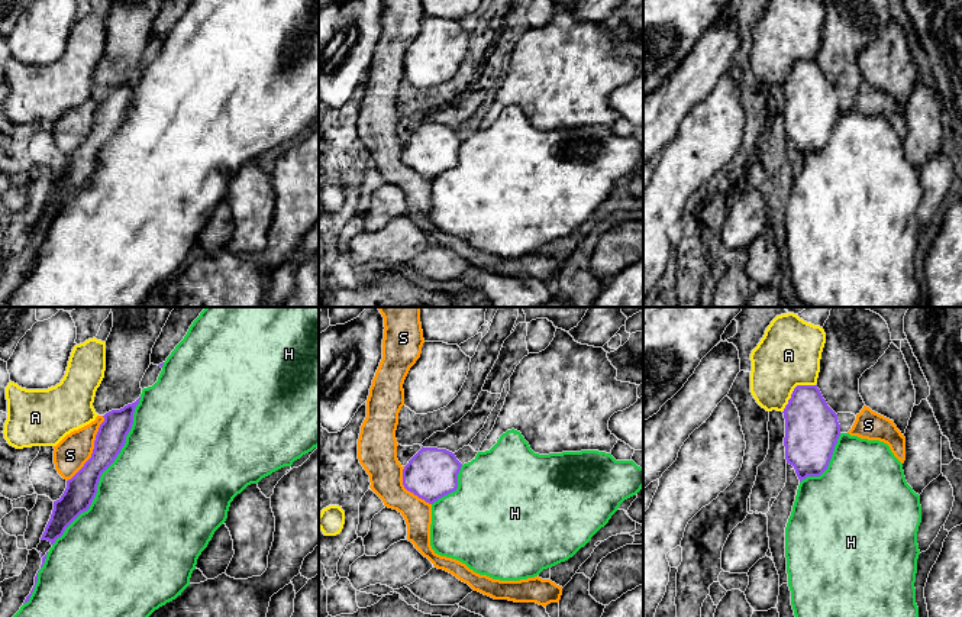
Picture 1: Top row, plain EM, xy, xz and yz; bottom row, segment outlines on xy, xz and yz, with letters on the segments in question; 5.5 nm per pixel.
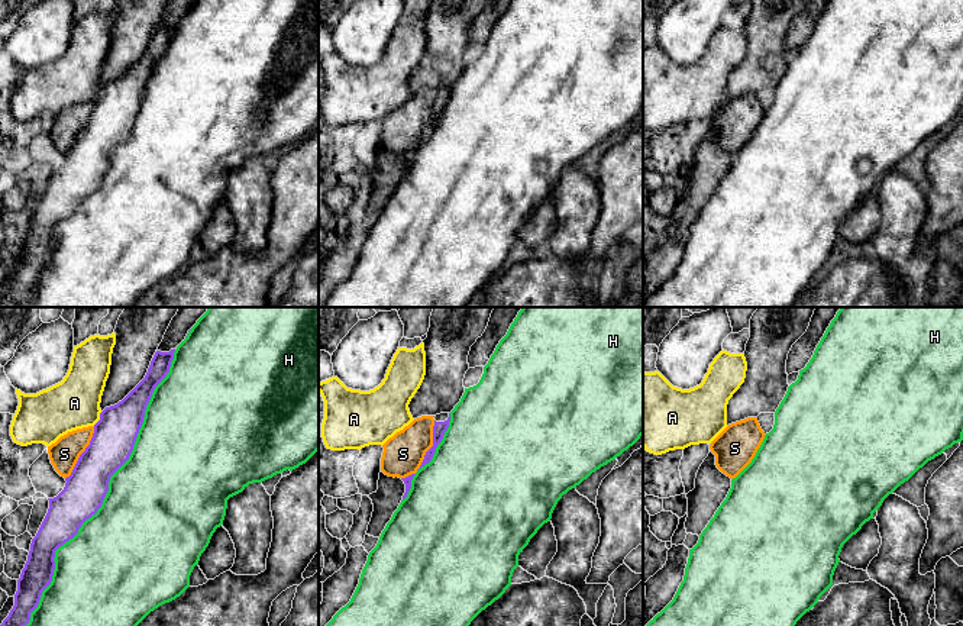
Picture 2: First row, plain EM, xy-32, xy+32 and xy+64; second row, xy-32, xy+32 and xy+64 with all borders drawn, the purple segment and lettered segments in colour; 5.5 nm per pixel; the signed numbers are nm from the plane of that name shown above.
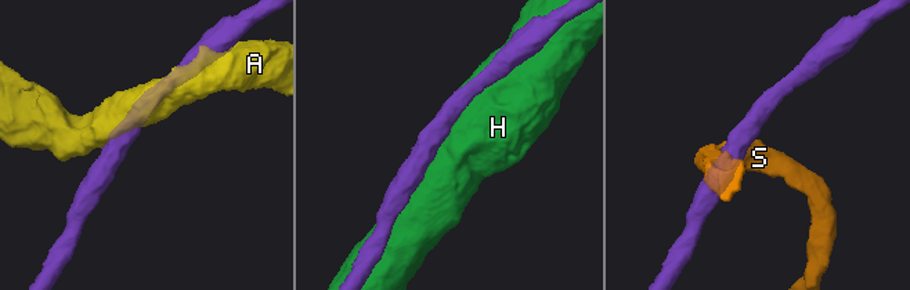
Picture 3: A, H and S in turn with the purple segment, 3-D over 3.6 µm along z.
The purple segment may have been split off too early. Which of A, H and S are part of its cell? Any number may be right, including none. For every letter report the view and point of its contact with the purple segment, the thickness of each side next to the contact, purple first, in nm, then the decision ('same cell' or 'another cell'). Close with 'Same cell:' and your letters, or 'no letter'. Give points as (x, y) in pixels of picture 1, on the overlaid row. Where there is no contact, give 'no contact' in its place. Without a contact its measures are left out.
A: yz (794, 390) | 300/340 nm | another cell
H: xy (103, 471) | 170/480 nm | same cell
S: xy (93, 449) | 170/190 nm | another cell
Same cell: H

